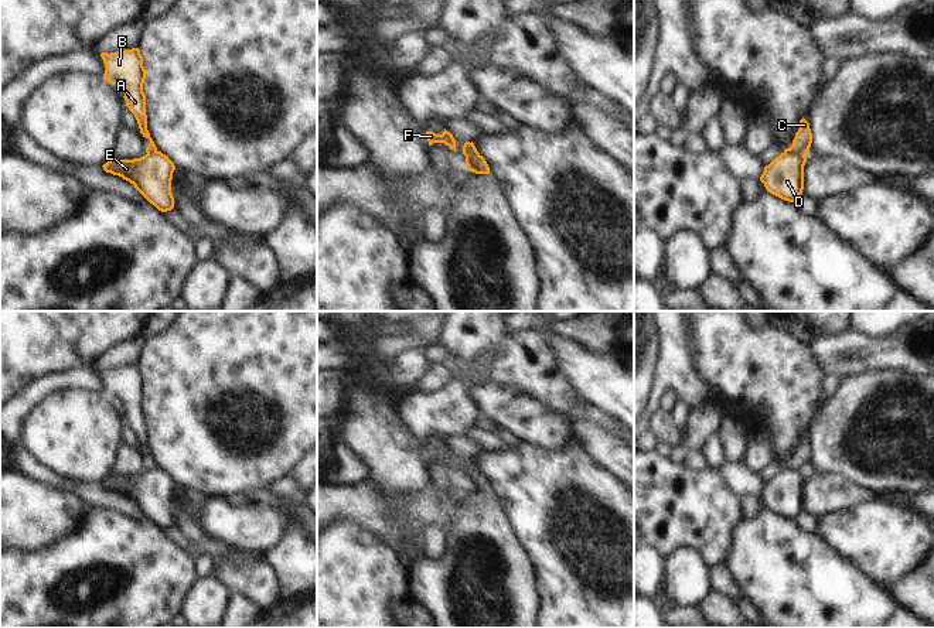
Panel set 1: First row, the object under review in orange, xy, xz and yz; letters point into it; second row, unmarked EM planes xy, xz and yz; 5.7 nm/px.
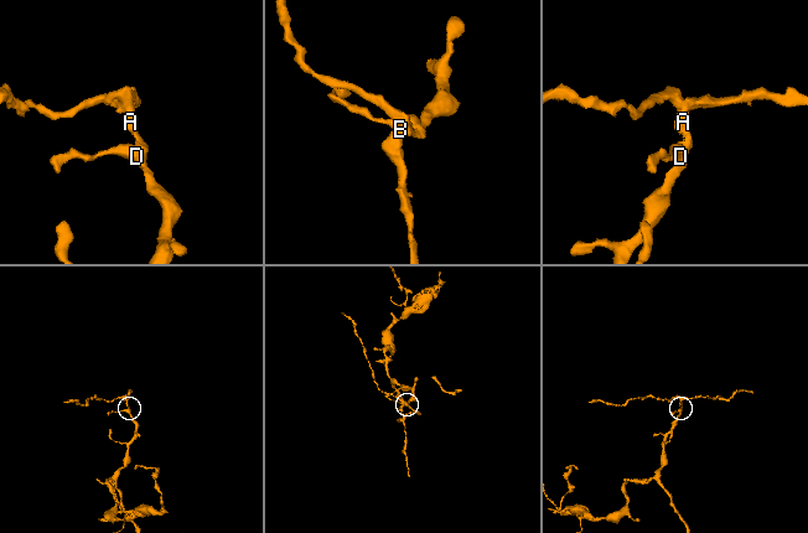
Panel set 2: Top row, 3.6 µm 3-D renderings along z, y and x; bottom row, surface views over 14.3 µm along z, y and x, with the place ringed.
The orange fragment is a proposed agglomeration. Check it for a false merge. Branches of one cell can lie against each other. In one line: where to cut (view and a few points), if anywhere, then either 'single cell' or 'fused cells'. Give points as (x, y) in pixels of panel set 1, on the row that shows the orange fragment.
yz (784, 152), (796, 152), (804, 156) | fused cells

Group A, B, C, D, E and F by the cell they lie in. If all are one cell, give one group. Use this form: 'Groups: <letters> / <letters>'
Groups: A B C / D E F.

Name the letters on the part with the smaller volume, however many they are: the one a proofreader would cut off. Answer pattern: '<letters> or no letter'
A, B, C.

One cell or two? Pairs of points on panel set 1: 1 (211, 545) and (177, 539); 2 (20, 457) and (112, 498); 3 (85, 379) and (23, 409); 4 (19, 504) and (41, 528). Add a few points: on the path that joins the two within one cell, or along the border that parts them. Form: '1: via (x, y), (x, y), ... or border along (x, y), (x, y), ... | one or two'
1: via (203, 546), (186, 545) | one
2: via (43, 474), (54, 481), (89, 491) | one
3: via (70, 381), (54, 382), (38, 393) | one
4: via (23, 509), (36, 522) | one

